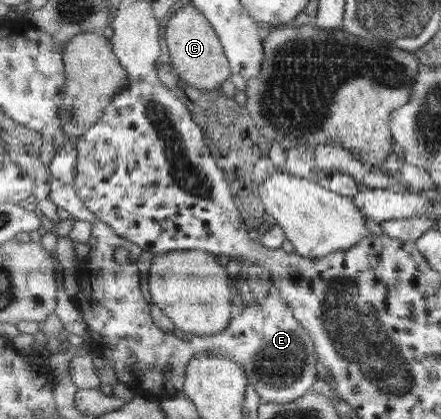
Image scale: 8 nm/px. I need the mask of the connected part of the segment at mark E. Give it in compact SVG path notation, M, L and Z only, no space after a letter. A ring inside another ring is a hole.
M54 185L48 197L76 220L92 223L89 260L81 266L82 290L74 302L83 312L94 349L101 357L113 361L119 381L137 395L149 399L179 395L184 388L188 363L198 355L224 356L243 365L263 403L293 403L311 391L318 380L316 344L274 285L264 298L247 301L227 330L219 334L189 334L183 339L177 338L154 322L149 295L145 295L145 287L141 287L137 262L139 255L145 255L145 248L117 235L114 227L87 208L75 186ZM117 247L124 247L129 253L125 265L115 261Z

